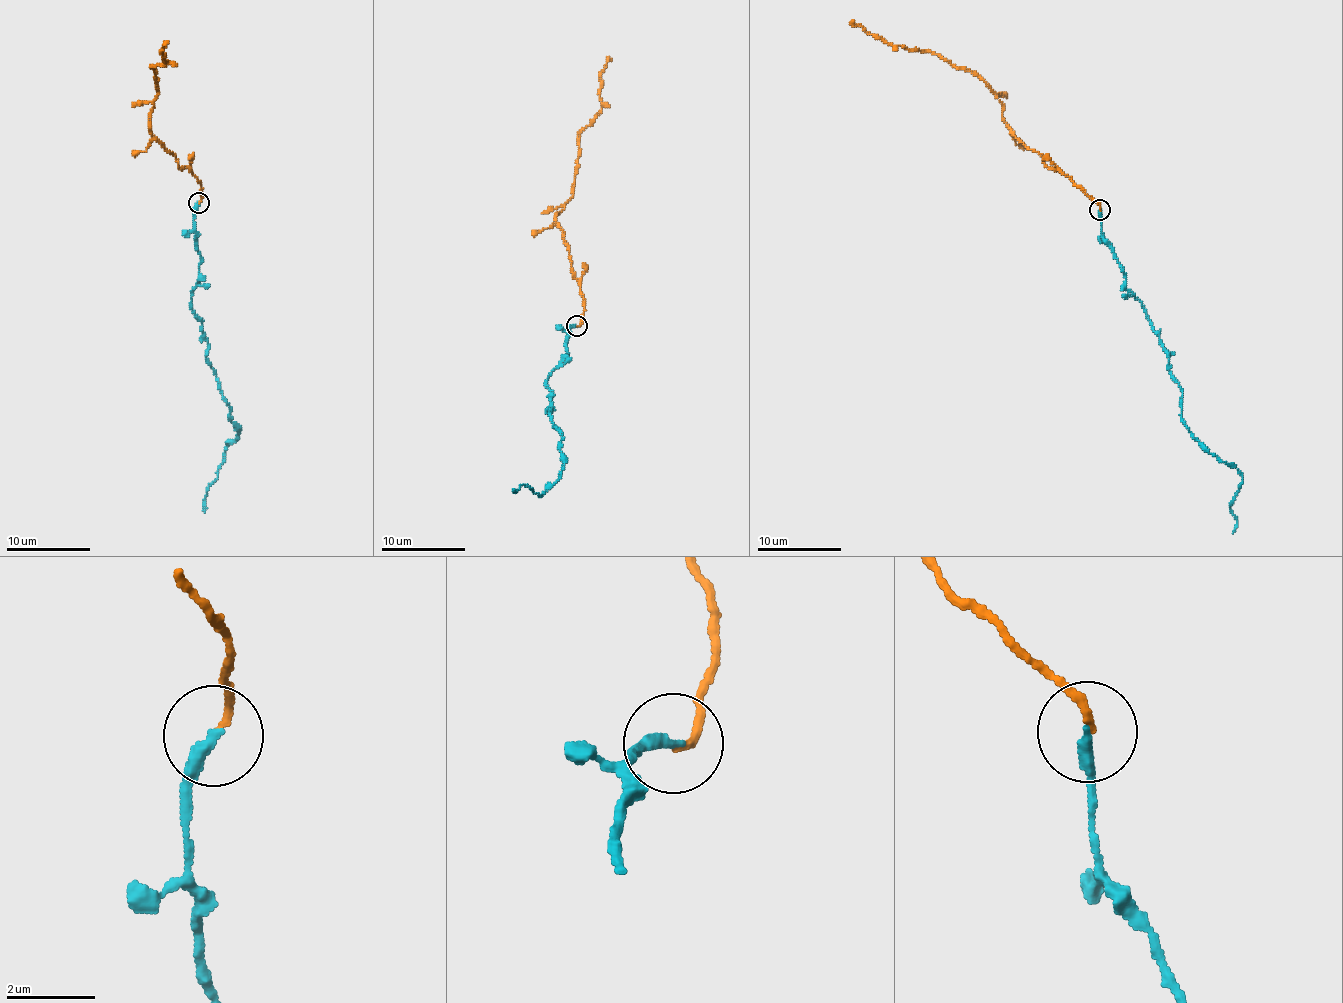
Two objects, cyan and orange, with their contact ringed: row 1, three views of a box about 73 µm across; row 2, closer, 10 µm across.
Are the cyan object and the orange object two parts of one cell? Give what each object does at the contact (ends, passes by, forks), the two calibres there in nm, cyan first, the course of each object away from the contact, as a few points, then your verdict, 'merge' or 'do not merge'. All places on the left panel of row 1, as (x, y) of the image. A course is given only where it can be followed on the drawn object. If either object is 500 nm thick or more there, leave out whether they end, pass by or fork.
cyan ends | orange ends | 300/150 nm | cyan via (199, 203), (192, 313), (239, 431), (208, 487), (204, 512) | orange via (199, 203), (200, 181), (151, 134), (159, 92), (152, 67), (169, 61), (166, 43) | merge

